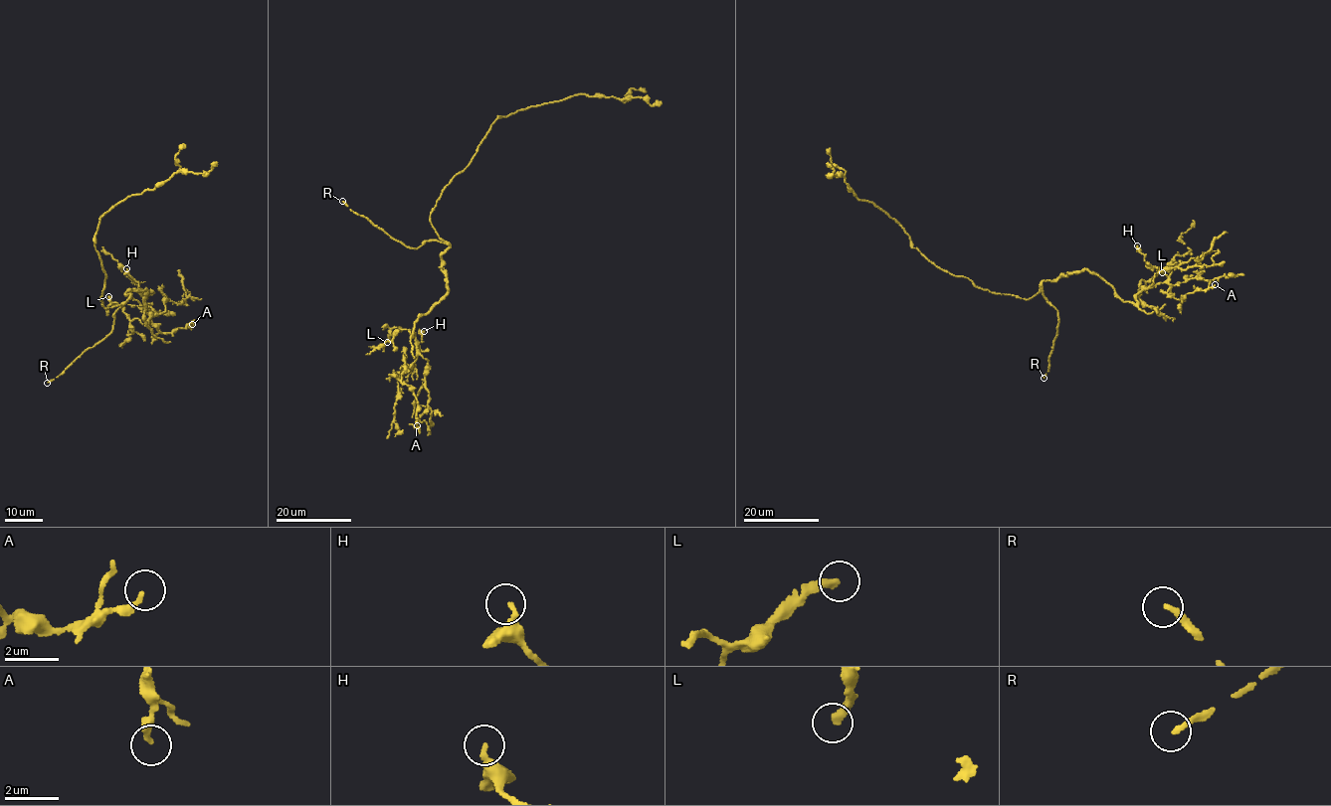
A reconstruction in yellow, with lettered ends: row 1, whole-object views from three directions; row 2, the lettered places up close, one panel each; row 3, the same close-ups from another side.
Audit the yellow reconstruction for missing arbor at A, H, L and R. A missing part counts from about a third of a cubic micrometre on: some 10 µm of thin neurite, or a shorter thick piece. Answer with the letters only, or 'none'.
R

